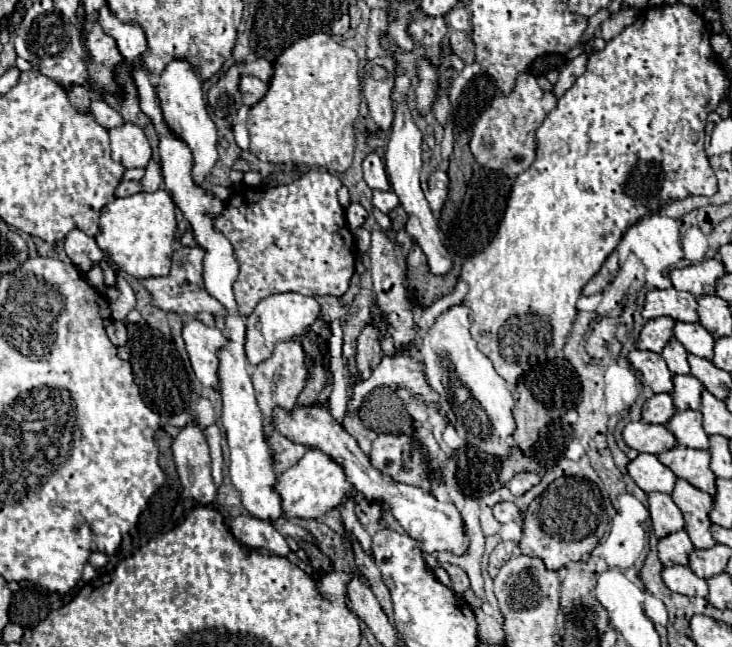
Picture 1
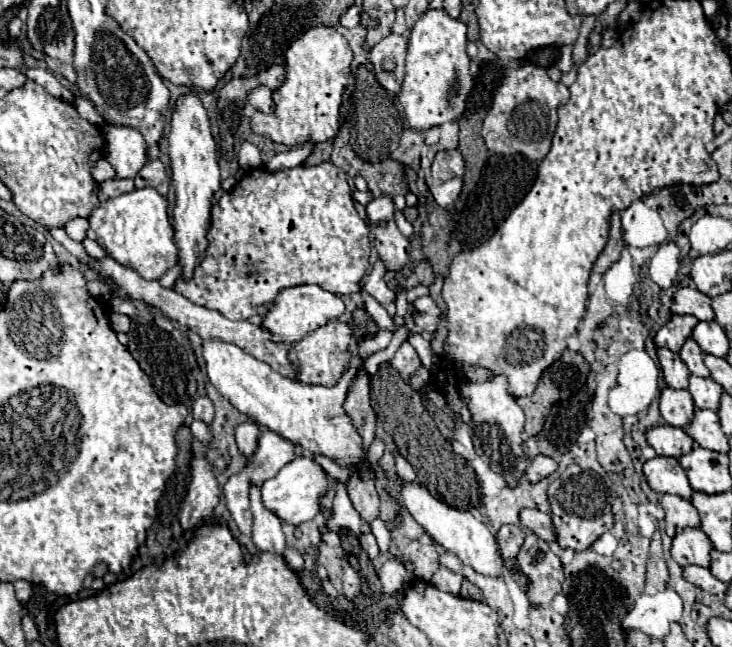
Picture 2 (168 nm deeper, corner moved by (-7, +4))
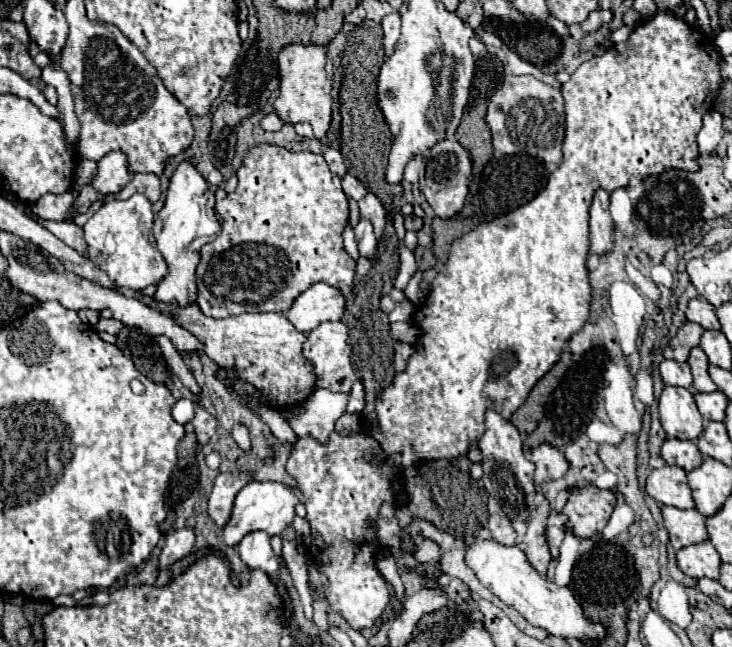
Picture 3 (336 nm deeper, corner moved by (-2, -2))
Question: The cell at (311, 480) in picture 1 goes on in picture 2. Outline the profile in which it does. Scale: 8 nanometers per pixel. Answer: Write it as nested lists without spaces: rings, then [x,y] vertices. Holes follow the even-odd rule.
[[[300,456],[300,458],[292,460],[290,464],[286,464],[274,478],[270,478],[262,484],[262,502],[282,522],[298,526],[306,520],[312,520],[320,512],[320,508],[322,508],[320,498],[326,496],[328,488],[330,488],[330,484],[328,484],[328,474],[324,472],[324,468],[314,458]]]

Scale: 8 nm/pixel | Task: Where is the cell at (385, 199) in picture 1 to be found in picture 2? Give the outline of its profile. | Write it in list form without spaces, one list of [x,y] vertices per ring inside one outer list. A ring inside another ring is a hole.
[[[382,194],[380,198],[374,198],[368,206],[366,206],[366,214],[368,214],[368,222],[388,222],[392,220],[394,214],[394,200],[388,194]]]

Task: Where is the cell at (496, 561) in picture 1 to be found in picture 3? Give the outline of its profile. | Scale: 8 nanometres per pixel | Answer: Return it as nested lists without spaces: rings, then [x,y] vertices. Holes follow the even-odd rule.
[[[491,514],[491,516],[489,516],[489,524],[487,524],[487,528],[489,528],[491,536],[493,536],[499,544],[513,546],[517,534],[515,534],[511,522],[509,522],[505,516],[501,516],[501,514]]]

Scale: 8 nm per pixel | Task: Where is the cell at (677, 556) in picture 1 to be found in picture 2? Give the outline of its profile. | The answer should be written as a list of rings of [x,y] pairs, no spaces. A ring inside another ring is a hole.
[[[700,528],[682,530],[678,536],[674,536],[674,542],[672,542],[672,558],[680,566],[688,566],[688,564],[708,566],[710,550],[712,550],[712,544]]]

